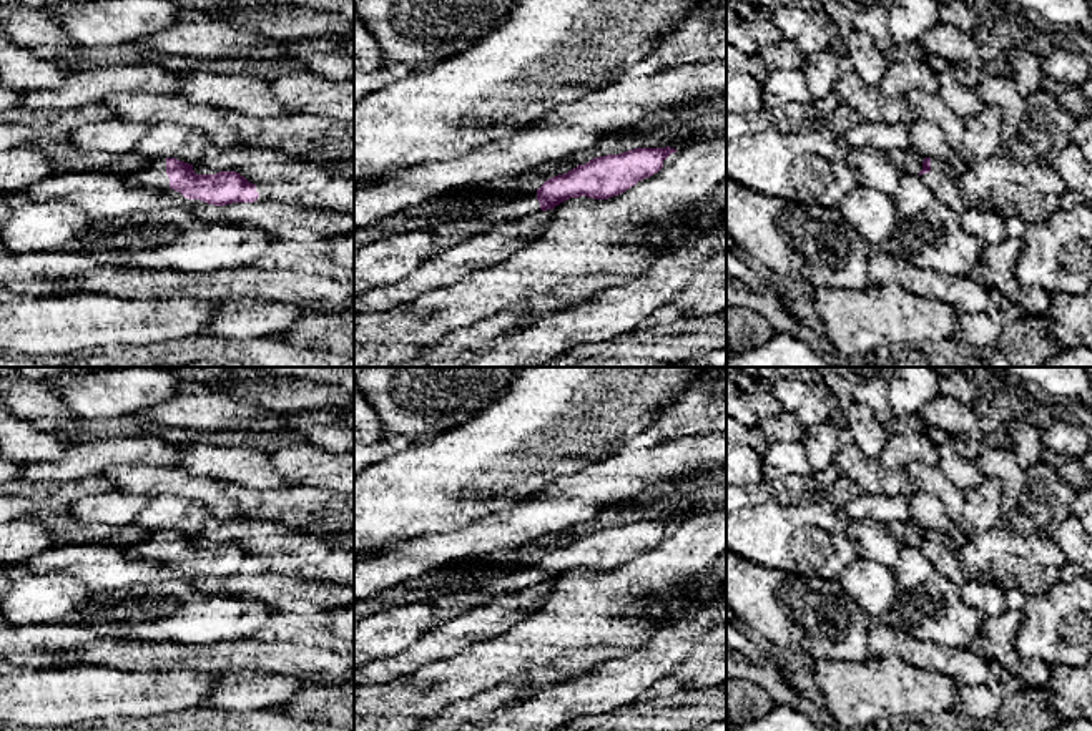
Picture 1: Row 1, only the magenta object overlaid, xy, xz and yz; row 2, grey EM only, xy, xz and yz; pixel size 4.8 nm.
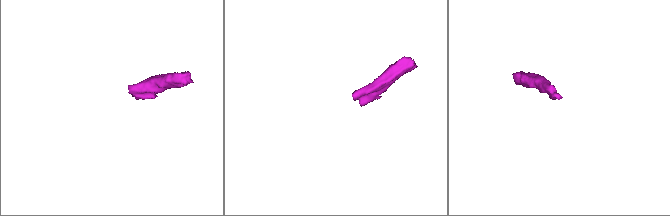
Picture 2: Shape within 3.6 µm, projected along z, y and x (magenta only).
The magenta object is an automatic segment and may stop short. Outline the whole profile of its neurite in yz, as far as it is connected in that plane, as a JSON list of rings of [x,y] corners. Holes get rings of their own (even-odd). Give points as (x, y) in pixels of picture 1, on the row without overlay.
[[[924,530],[919,548],[931,560],[937,575],[946,576],[957,586],[971,580],[972,568],[957,558],[937,530]]]

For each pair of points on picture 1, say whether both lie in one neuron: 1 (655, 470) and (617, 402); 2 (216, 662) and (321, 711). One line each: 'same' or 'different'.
1: different
2: different

